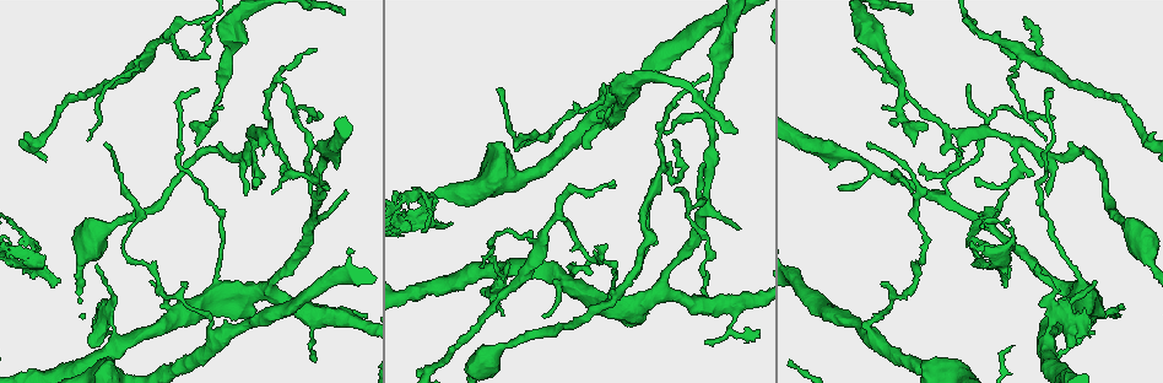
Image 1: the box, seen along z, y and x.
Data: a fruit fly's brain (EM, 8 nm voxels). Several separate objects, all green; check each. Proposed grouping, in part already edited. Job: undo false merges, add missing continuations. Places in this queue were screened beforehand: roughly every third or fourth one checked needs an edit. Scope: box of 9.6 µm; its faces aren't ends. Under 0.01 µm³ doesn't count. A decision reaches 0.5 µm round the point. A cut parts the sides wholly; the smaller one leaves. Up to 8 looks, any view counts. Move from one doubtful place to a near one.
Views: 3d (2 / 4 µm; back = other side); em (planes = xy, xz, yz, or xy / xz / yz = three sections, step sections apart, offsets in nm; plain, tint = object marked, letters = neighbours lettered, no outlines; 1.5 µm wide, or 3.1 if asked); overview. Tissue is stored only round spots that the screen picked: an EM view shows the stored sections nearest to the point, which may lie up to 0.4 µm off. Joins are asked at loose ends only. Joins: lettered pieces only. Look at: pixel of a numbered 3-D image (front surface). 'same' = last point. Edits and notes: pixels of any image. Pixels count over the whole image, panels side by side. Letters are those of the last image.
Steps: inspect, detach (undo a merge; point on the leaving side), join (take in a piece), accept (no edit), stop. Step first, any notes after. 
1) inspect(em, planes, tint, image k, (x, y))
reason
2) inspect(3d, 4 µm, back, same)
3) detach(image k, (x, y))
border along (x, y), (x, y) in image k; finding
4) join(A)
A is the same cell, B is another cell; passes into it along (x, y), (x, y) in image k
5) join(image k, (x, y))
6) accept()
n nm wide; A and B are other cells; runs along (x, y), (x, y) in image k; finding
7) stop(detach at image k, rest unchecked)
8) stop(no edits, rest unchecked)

inspect(3d, 2 µm, image 1, (313, 49))
long arm stops here

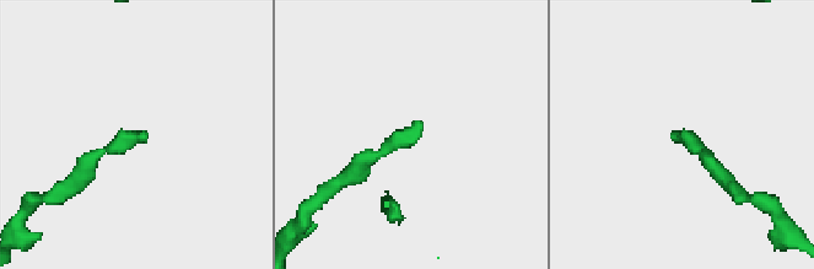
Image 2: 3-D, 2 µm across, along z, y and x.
inspect(em, planes, tint, image 2, (672, 133))

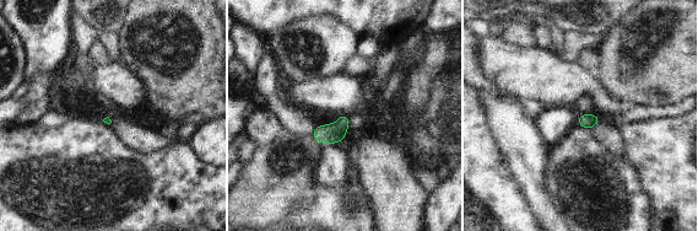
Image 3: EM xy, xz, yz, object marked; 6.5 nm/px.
inspect(em, planes, letters, same)
see the neighbours

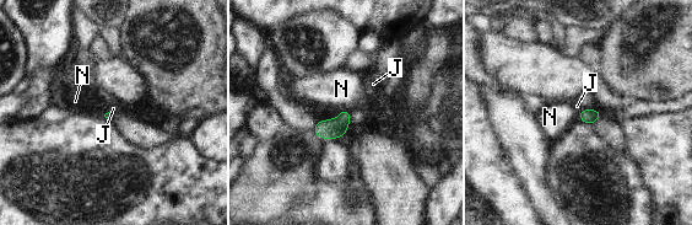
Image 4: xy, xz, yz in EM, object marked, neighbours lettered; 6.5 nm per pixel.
join(J)
J is the same cell, N is another cell; it goes on there

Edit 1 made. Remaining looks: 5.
inspect(em, planes, tint, image 1, (257, 143))
two arms in line, one across

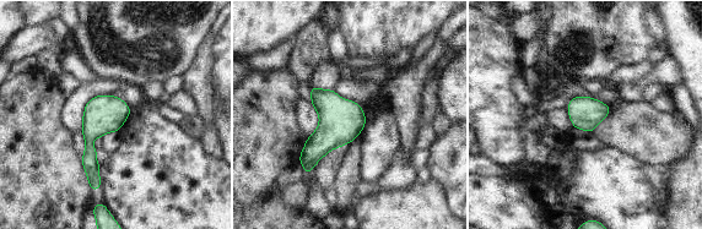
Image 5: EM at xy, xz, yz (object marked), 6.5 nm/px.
inspect(em, planes, letters, same)
what lies round it

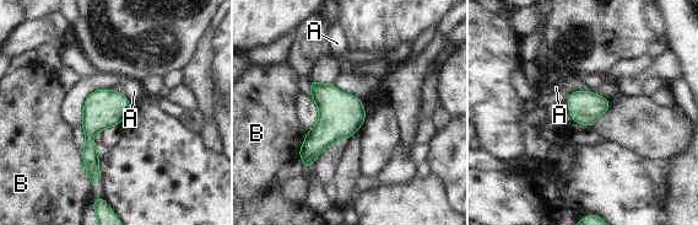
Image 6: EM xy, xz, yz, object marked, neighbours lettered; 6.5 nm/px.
accept()
B touches over 220 nm; A and B are other cells; border along (120, 92), (131, 103) in image 6; all the same neuron

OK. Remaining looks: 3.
inspect(em, yz, step 8, tint, image 1, (705, 275))
tapers out

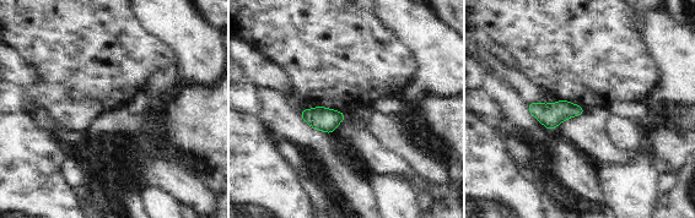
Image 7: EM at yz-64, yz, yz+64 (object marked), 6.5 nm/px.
inspect(em, planes, letters, same)

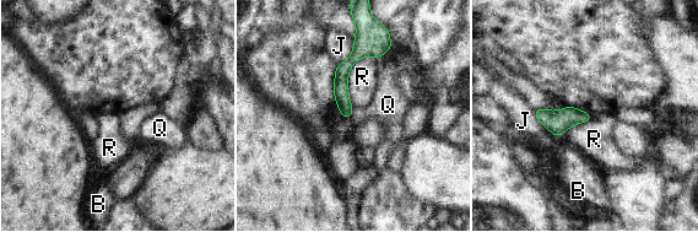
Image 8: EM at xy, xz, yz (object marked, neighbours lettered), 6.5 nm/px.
accept()
B, J, Q and R are other cells; runs along (379, 46), (342, 69), (346, 114) in image 8; none of them fits

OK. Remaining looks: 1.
stop(join at image 4, rest unchecked)

